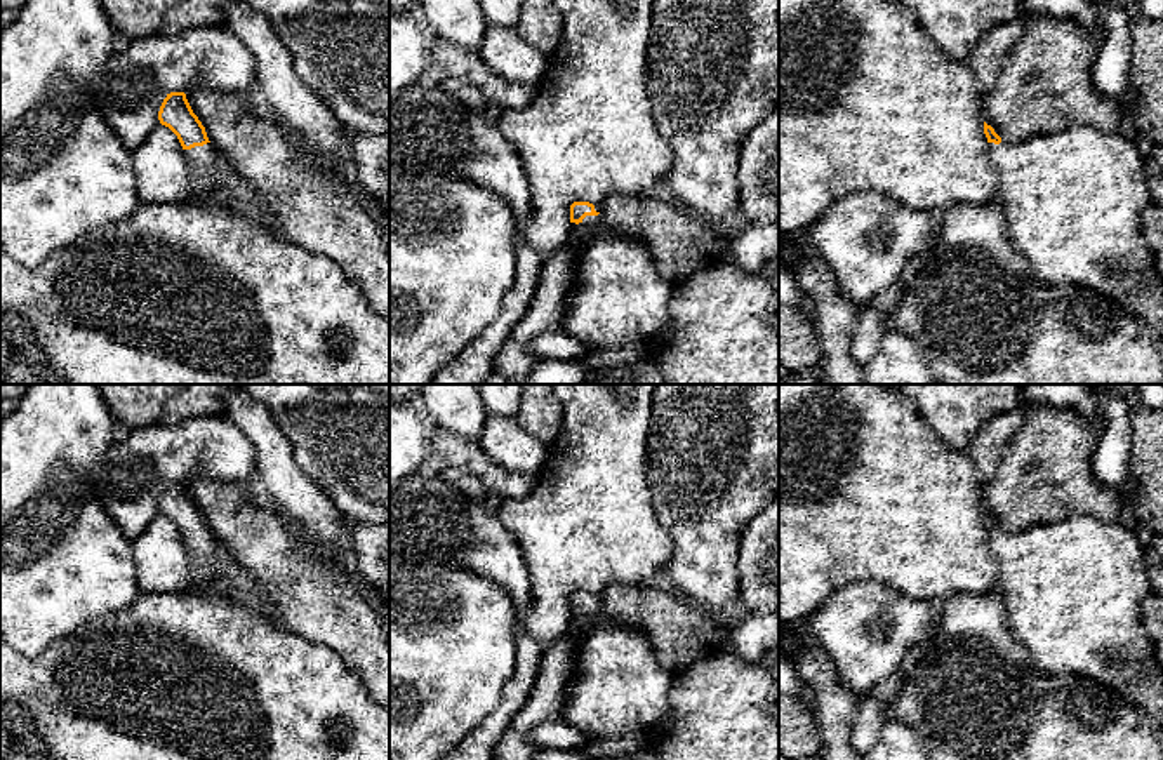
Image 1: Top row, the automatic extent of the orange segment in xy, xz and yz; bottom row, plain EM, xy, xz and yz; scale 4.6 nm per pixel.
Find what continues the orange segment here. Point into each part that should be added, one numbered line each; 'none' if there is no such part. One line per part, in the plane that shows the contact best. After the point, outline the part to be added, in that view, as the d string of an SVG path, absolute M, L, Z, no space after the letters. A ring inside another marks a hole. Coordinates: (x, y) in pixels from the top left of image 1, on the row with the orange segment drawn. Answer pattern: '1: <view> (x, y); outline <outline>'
1: xz (618, 296); outline M600 214L572 223L570 235L582 235L577 268L570 287L567 313L555 332L582 343L591 353L622 348L662 332L668 325L669 301L675 285L666 282L652 252L629 235L598 231Z

